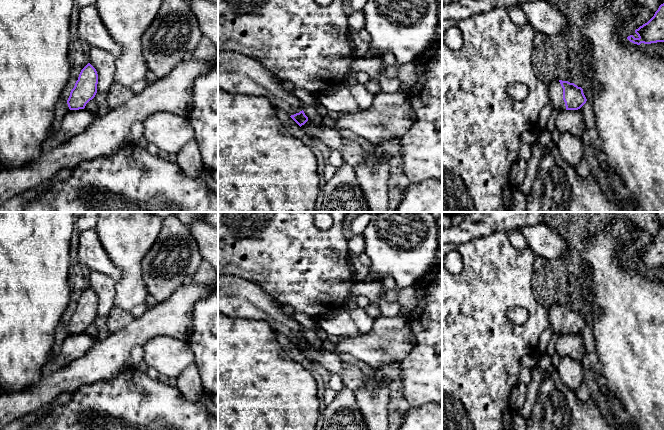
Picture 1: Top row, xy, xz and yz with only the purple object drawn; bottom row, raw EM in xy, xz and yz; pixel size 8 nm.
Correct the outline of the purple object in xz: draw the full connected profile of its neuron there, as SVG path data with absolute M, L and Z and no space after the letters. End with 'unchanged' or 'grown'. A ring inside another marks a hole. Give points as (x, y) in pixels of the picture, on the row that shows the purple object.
M233 51L218 52L218 88L232 94L266 97L284 110L300 127L308 121L303 102L285 91L281 80L261 63Z; grown

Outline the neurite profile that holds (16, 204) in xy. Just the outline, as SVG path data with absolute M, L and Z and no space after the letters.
M64 168L52 179L41 183L37 187L12 197L0 205L0 212L23 212L24 205L38 195L50 190L55 184L67 179L72 174L73 168Z

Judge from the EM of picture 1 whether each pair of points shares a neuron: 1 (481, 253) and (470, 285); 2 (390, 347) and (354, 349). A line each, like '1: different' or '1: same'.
1: same
2: same

